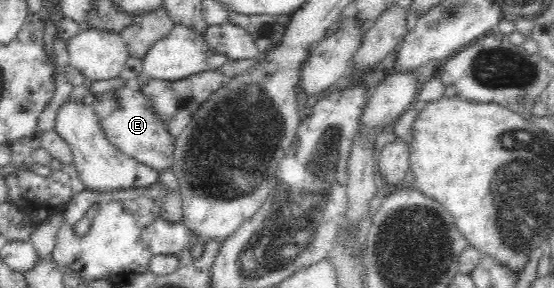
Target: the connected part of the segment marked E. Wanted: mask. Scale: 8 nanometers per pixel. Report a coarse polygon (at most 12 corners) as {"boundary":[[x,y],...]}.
{"boundary":[[142,87],[91,106],[119,151],[157,171],[172,168],[176,139]]}

